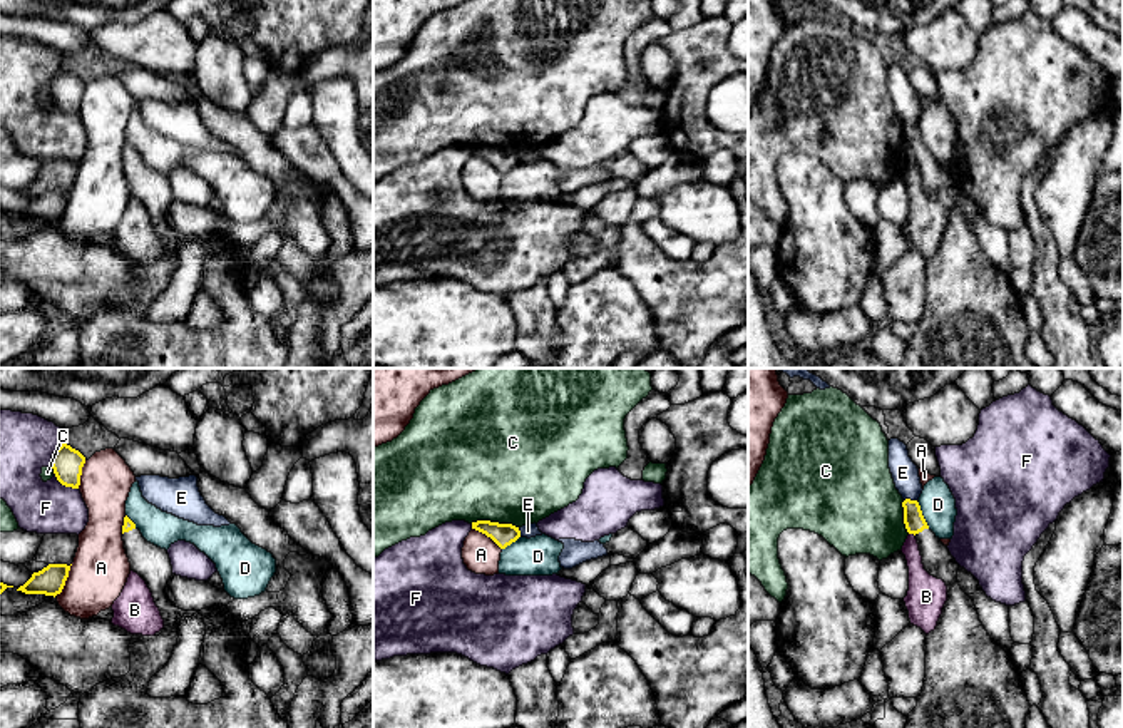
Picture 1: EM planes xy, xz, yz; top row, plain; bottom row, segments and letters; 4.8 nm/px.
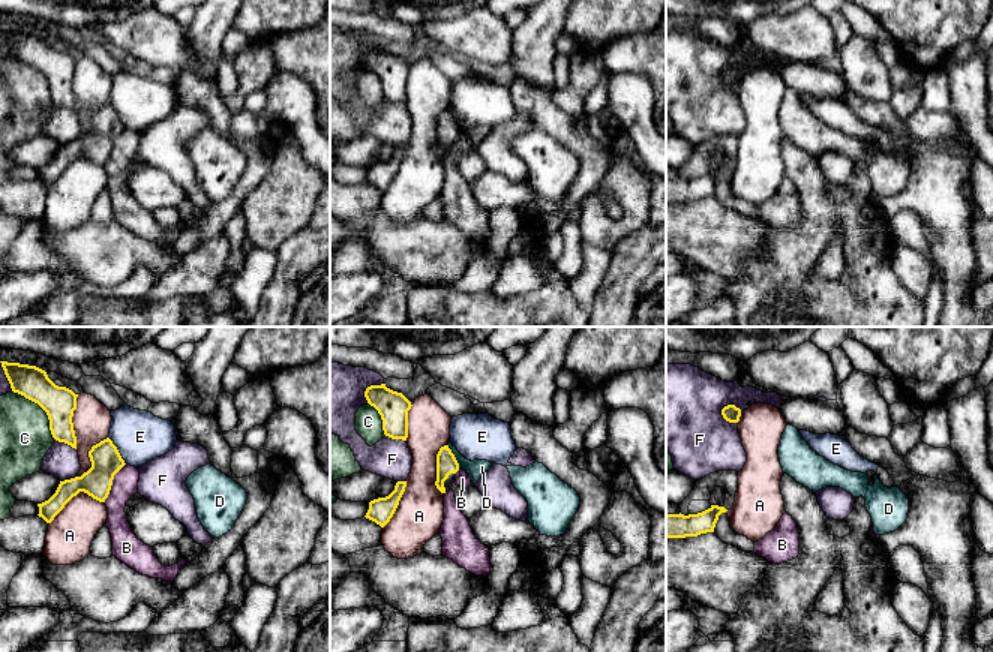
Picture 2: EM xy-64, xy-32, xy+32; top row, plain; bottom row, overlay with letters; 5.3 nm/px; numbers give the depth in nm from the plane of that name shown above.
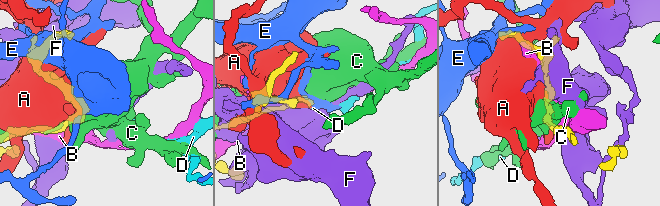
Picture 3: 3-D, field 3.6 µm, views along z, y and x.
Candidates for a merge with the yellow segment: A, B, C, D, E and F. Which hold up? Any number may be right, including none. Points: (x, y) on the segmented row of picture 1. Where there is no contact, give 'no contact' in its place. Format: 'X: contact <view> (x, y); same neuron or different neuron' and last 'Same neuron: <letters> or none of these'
A: contact xy (66, 579); different neuron
B: contact yz (912, 533); different neuron
C: contact xz (494, 522); different neuron
D: contact yz (921, 514); different neuron
E: contact yz (909, 499); different neuron
F: contact xy (64, 484); different neuron
Same neuron: none of these

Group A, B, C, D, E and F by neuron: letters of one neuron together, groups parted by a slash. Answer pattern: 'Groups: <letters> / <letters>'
Groups: A / B / C / D / E / F

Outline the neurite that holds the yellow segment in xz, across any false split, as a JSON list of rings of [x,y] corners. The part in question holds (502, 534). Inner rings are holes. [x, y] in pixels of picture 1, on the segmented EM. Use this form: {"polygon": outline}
{"polygon": [[[490,520],[472,522],[472,529],[490,537],[500,549],[505,549],[520,537],[519,527]]]}

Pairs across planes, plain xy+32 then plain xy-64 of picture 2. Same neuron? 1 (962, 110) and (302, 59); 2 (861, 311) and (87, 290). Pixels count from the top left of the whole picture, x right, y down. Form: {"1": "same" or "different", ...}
{"1": "different", "2": "different"}

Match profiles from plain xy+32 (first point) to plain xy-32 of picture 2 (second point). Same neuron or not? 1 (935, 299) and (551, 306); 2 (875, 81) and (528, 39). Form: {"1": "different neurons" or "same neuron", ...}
{"1": "different neurons", "2": "same neuron"}

